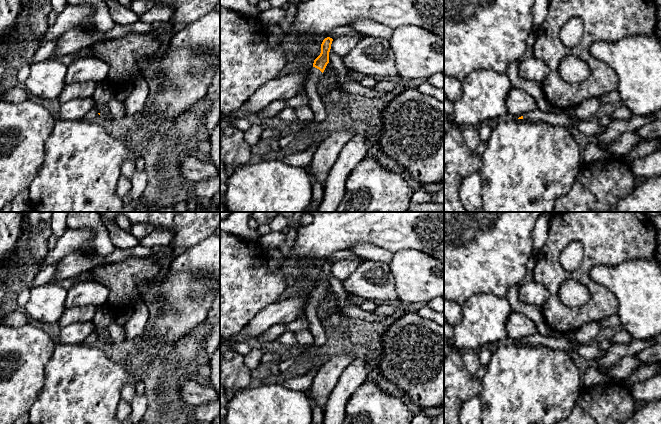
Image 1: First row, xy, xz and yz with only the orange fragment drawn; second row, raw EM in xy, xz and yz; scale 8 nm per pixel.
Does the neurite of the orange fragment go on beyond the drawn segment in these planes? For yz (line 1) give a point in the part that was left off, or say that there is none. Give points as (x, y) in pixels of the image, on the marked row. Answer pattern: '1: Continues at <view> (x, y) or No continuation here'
1: No continuation here

